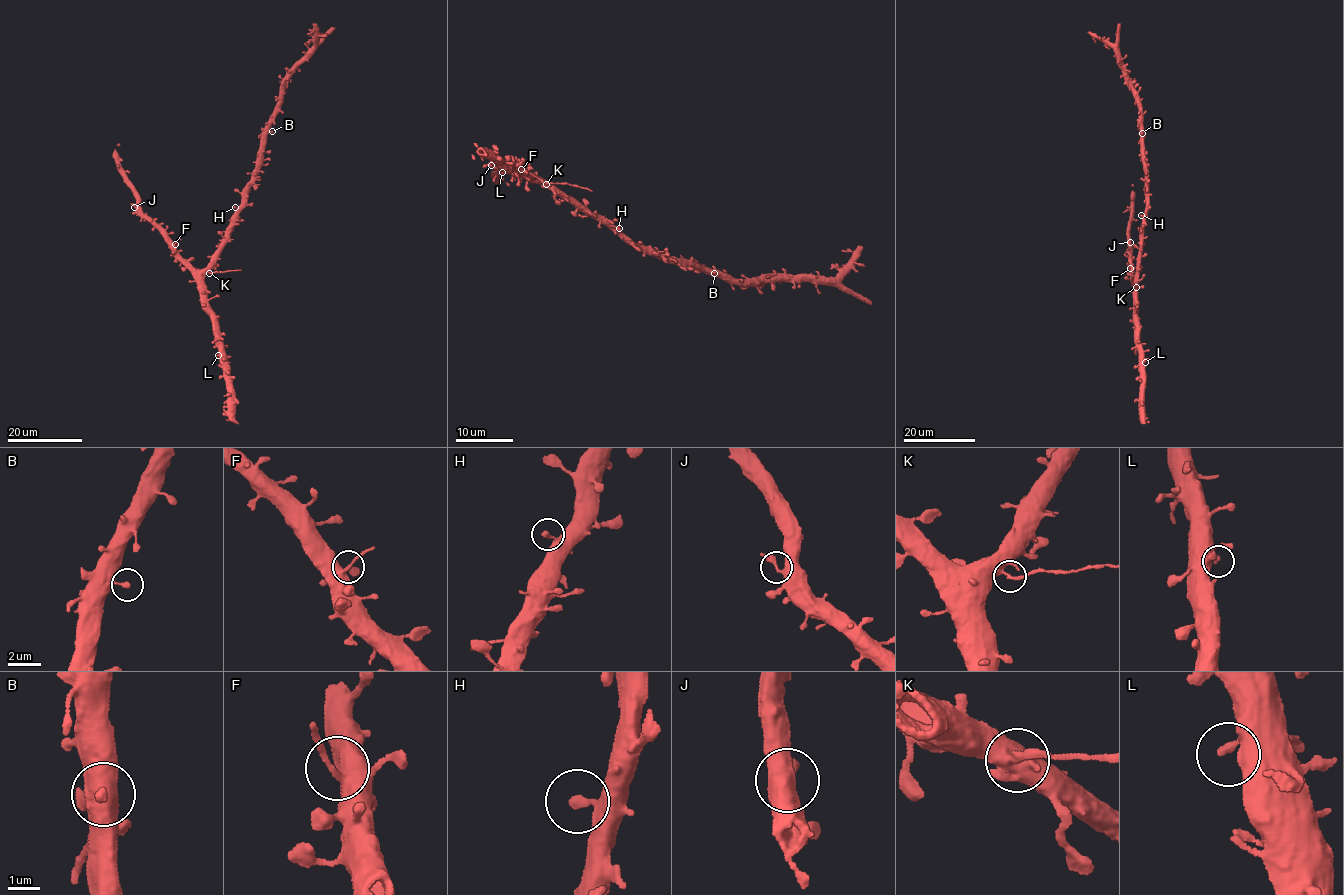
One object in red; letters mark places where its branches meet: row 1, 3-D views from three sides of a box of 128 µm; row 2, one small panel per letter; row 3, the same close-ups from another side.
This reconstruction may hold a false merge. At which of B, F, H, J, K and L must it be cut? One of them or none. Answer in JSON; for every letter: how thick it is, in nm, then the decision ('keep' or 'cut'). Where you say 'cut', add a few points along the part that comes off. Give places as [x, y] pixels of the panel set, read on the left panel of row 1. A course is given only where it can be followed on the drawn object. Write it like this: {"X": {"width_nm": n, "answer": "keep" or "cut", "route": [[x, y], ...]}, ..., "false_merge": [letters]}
{"B": {"width_nm": 240, "answer": "keep"}, "F": {"width_nm": 320, "answer": "keep"}, "H": {"width_nm": 240, "answer": "keep"}, "J": {"width_nm": 320, "answer": "keep"}, "K": {"width_nm": 240, "answer": "cut", "route": [[210, 273], [241, 270]]}, "L": {"width_nm": 240, "answer": "keep"}, "false_merge": ["K"]}

